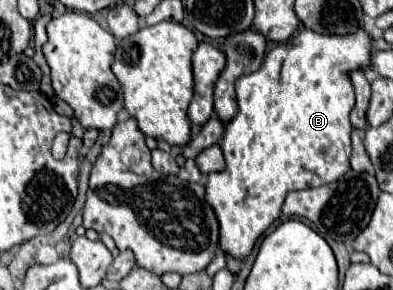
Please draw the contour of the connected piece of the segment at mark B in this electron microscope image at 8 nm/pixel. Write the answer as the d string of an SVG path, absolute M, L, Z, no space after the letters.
M303 28L295 38L291 38L291 42L285 42L285 44L277 44L273 50L269 50L265 54L265 60L261 64L261 68L257 72L251 72L247 76L241 76L237 82L235 82L235 90L237 90L237 100L239 100L239 112L237 116L227 124L225 128L225 134L223 134L223 154L225 154L225 162L227 162L227 168L223 172L217 172L217 174L209 174L207 176L207 202L213 206L217 218L219 218L219 226L221 226L221 236L219 236L219 244L221 248L235 256L235 258L245 258L257 238L279 218L281 214L281 204L285 200L285 196L293 190L305 190L305 188L315 188L315 186L323 186L327 182L333 182L337 180L339 176L343 176L351 166L349 166L349 156L351 156L351 122L349 122L349 112L355 104L355 90L353 90L353 84L349 80L349 72L355 70L355 54L363 54L363 68L369 68L371 66L371 42L373 38L369 36L367 30L363 28L357 28L355 32L351 34L343 34L343 36L337 36L337 34L331 34L331 36L323 36L323 34L317 34L313 30L307 30Z

